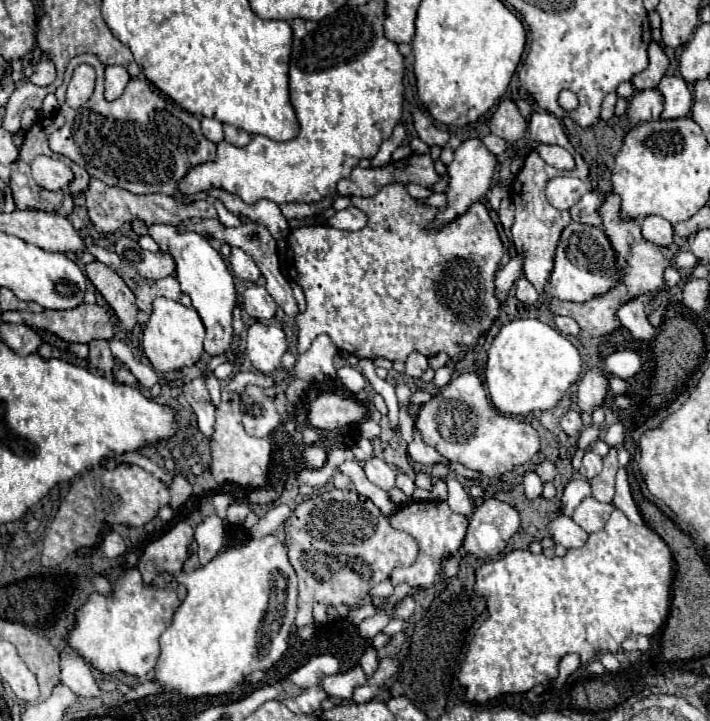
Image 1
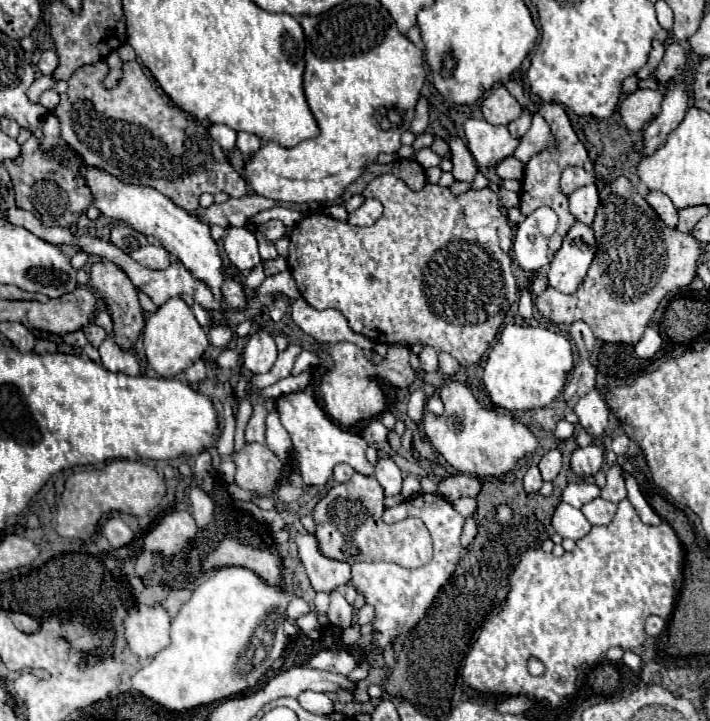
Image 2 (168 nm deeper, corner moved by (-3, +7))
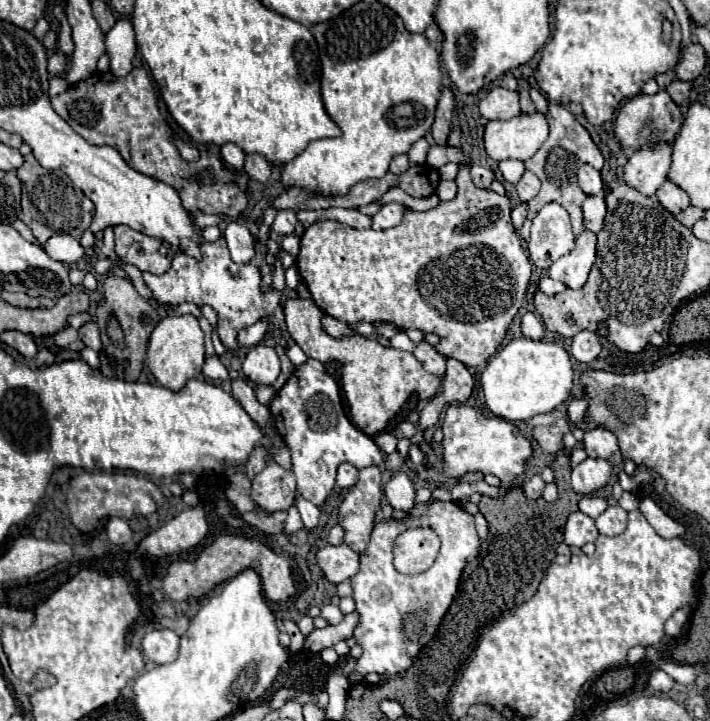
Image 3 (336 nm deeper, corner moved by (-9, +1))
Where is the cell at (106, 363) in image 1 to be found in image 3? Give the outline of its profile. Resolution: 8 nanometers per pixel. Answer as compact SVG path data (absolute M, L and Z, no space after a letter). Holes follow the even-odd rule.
M93 320L85 322L85 324L79 328L79 336L81 336L81 340L83 340L85 346L89 346L89 348L93 348L93 350L97 350L97 352L101 350L99 328L97 328L97 324L95 324Z

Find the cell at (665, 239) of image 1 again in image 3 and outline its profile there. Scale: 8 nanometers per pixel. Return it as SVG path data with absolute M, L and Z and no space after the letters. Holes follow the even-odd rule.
M669 180L657 190L657 198L659 198L659 202L661 202L671 214L677 214L677 212L685 210L685 208L691 204L687 192L681 190L677 184L673 184L673 182L669 182Z

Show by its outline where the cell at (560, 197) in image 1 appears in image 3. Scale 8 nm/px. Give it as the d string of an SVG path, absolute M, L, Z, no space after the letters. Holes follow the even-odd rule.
M583 164L577 172L577 180L579 186L585 194L591 196L605 196L605 186L603 186L603 178L599 174L599 170L595 170L591 164Z

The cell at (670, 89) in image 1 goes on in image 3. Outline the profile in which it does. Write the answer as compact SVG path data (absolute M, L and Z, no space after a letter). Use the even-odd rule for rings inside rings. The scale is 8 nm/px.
M655 144L655 146L645 146L645 150L637 150L629 162L623 168L623 178L627 182L627 186L635 188L637 192L641 192L643 196L653 196L659 186L663 186L663 182L667 180L667 172L671 166L671 144Z

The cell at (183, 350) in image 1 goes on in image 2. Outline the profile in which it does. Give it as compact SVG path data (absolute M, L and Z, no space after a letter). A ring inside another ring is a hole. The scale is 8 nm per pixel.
M169 298L155 314L149 316L143 328L143 346L153 370L163 378L173 378L193 362L201 360L209 346L209 338L205 328L195 320L191 308L181 298Z

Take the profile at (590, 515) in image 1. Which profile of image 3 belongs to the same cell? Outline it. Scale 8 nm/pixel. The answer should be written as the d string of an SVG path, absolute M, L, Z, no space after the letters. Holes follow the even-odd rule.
M609 506L597 520L595 526L599 534L605 536L615 536L621 534L627 528L627 512L621 506Z

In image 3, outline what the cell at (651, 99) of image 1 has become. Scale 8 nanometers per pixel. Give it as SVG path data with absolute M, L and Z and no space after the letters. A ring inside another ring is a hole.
M659 90L653 96L637 94L631 100L627 100L615 116L613 132L623 146L631 150L639 150L649 142L667 142L667 144L673 142L681 130L681 124L683 124L683 116L679 106L671 100L671 96L665 90Z

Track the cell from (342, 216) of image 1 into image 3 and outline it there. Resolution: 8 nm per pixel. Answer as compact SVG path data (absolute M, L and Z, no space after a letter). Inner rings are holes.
M397 202L385 204L373 216L373 230L385 230L385 228L393 228L393 226L401 224L405 212L407 212L407 206L403 206L403 204L397 204Z

